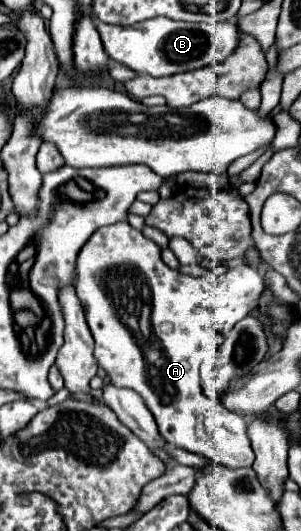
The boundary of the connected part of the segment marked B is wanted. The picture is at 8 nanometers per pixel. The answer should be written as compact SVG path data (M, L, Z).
M157 16L127 28L97 22L97 32L101 34L103 48L111 60L129 66L137 74L149 74L155 78L223 62L239 46L239 28L233 22L193 24Z

